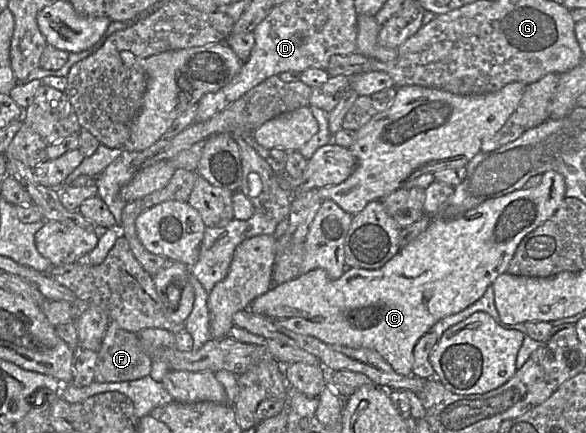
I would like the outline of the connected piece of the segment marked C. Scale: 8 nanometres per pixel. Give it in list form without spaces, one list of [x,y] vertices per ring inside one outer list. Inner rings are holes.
[[[547,171],[541,175],[542,180],[538,186],[531,189],[522,188],[512,193],[505,194],[502,197],[489,199],[458,217],[444,219],[432,216],[427,229],[413,241],[401,247],[400,250],[380,268],[347,268],[344,274],[336,280],[330,279],[325,270],[316,268],[282,284],[273,285],[273,287],[271,287],[266,293],[257,297],[249,305],[247,310],[254,314],[272,319],[289,331],[301,335],[316,337],[327,344],[347,346],[351,348],[373,349],[392,366],[396,373],[408,376],[412,373],[412,366],[414,361],[413,350],[417,341],[424,334],[429,332],[432,326],[439,320],[462,311],[480,299],[485,293],[486,289],[491,284],[493,284],[496,278],[507,271],[509,263],[513,258],[515,251],[522,239],[538,226],[547,221],[557,211],[563,200],[566,198],[566,185],[563,175],[555,171]]]

